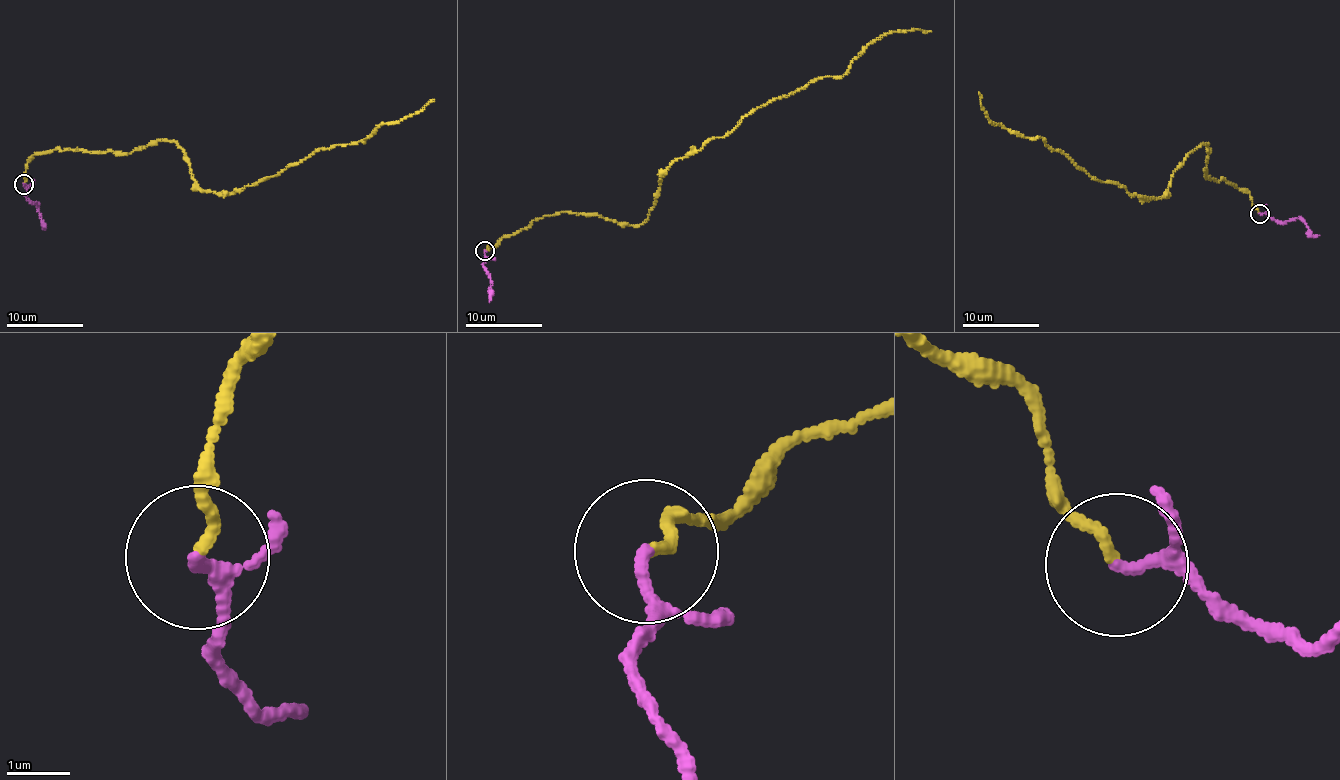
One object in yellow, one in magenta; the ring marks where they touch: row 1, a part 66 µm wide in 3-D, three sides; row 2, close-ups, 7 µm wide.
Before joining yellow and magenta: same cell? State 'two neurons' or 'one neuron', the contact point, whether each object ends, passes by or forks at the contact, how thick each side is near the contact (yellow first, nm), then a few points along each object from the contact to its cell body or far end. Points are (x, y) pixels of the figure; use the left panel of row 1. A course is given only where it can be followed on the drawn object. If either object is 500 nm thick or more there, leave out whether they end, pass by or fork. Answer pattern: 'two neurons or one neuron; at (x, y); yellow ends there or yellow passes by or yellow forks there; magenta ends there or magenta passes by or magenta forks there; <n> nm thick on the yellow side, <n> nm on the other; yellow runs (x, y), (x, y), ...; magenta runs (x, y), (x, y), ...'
one neuron; at (24, 184); yellow ends there; magenta passes by; 180 nm thick on the yellow side, 140 nm on the other; yellow runs (23, 184), (33, 155), (127, 153), (172, 140), (195, 183), (226, 194), (319, 149), (357, 144), (434, 99); magenta runs (23, 184), (26, 196), (38, 204), (43, 228)

